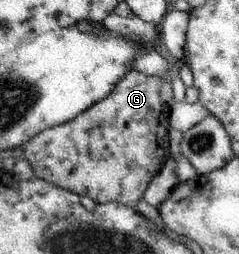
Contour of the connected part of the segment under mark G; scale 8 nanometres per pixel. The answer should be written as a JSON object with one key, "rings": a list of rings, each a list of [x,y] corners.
{"rings":[[[130,70],[120,79],[108,97],[95,102],[75,118],[51,129],[41,130],[34,138],[22,145],[24,160],[31,166],[31,174],[57,188],[69,190],[87,204],[119,202],[131,209],[142,199],[143,192],[151,178],[163,167],[169,158],[168,112],[159,99],[161,80]]]}

